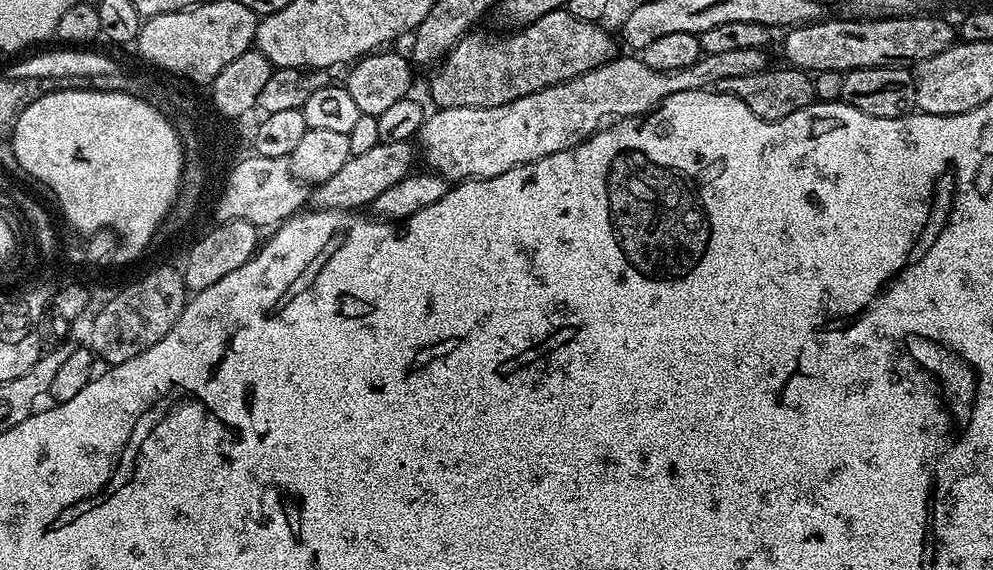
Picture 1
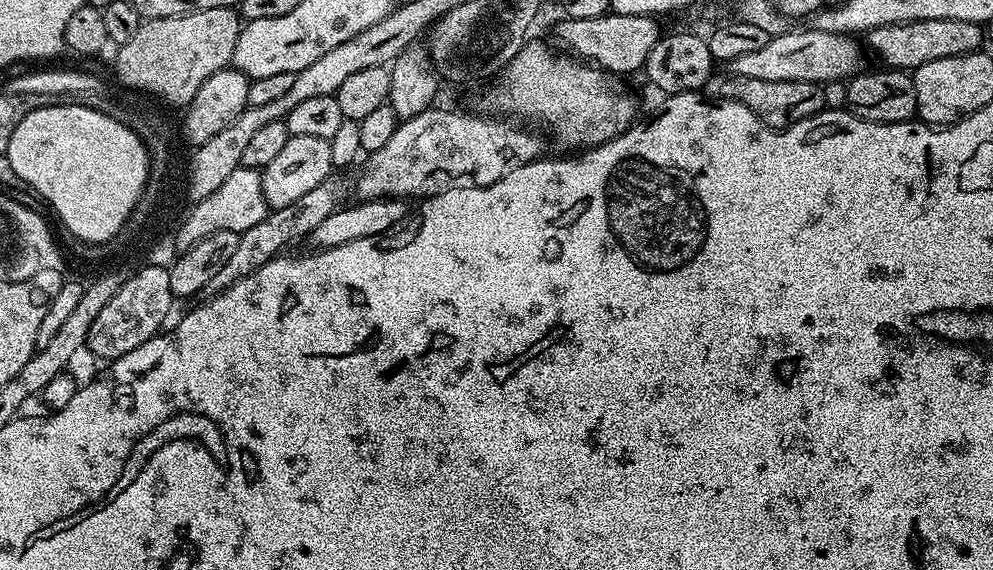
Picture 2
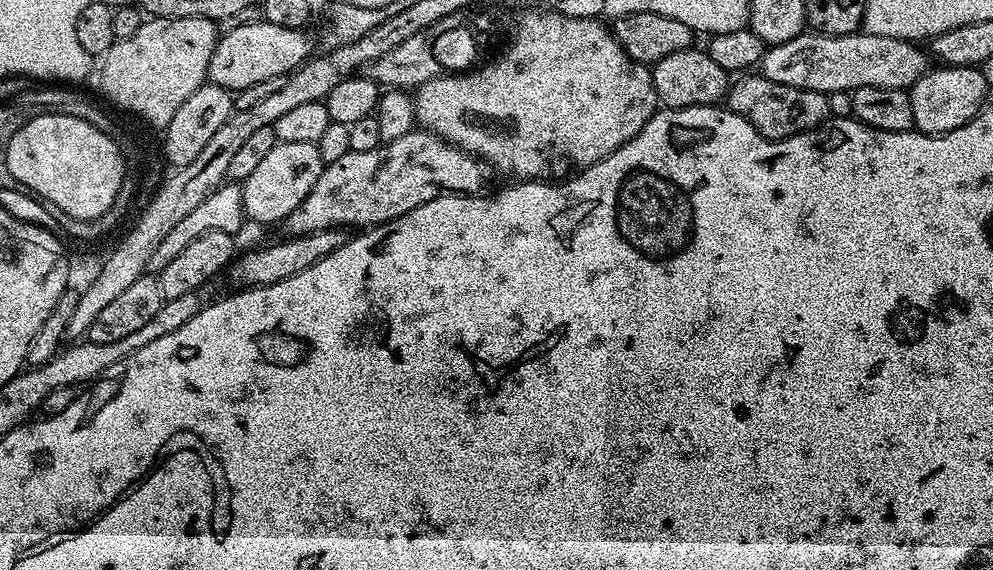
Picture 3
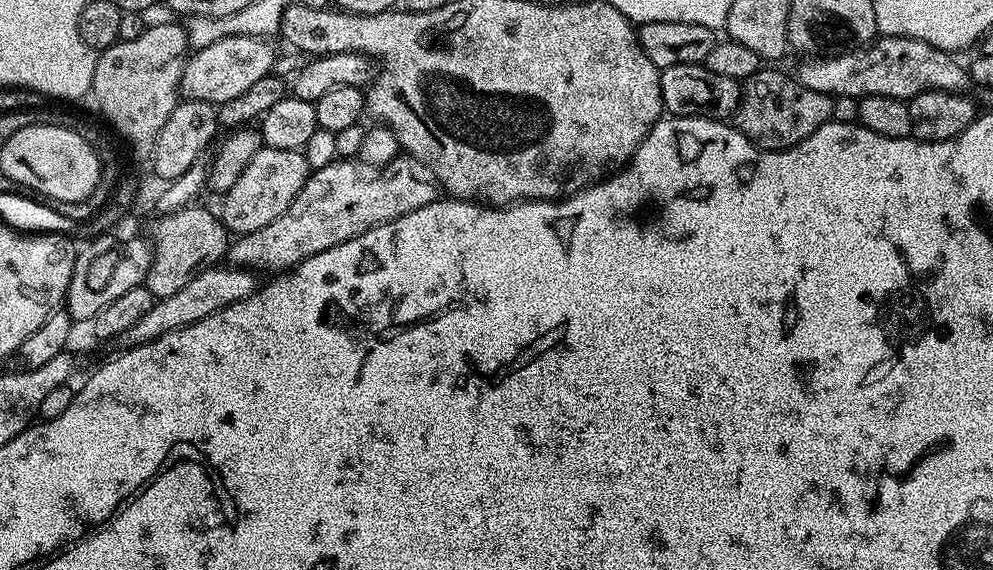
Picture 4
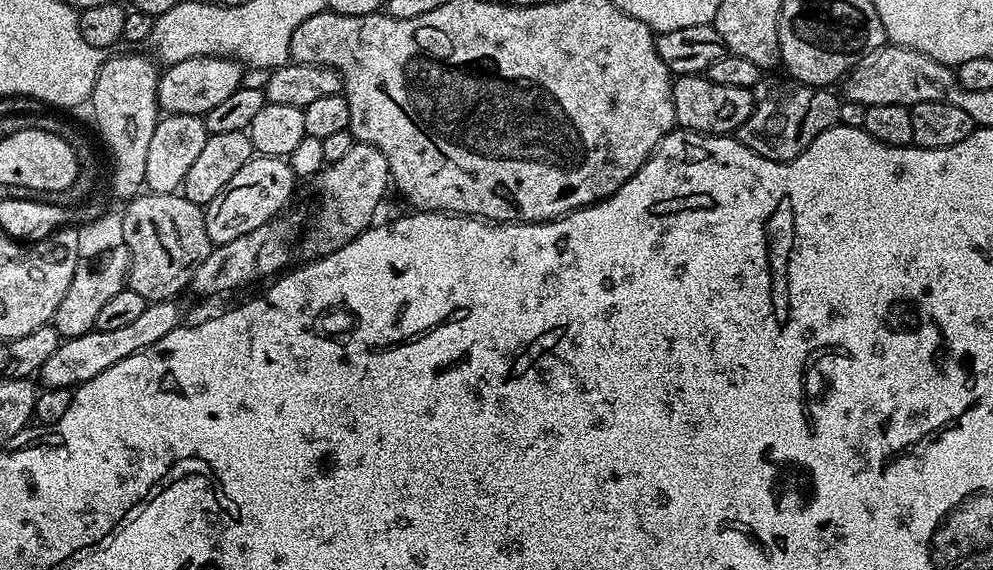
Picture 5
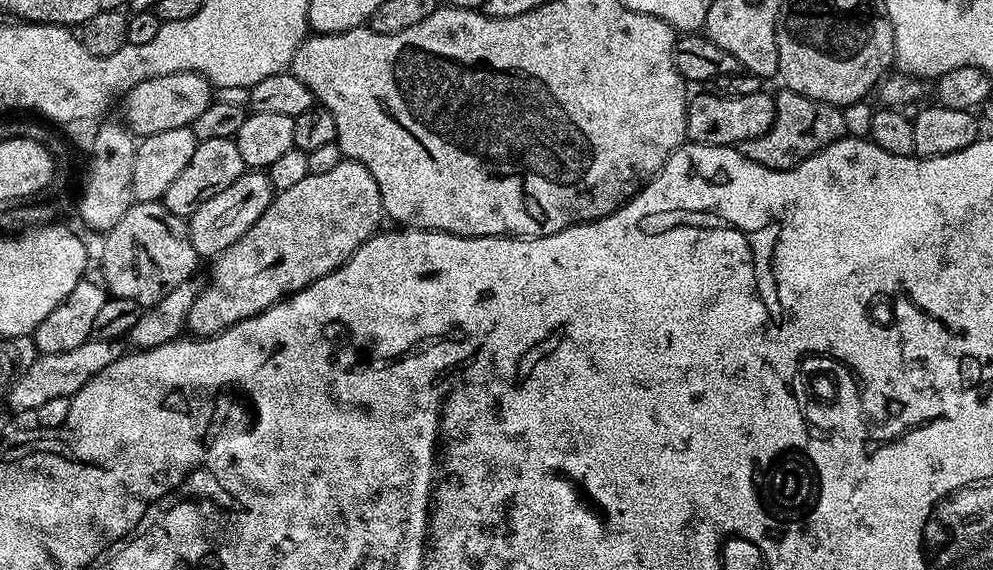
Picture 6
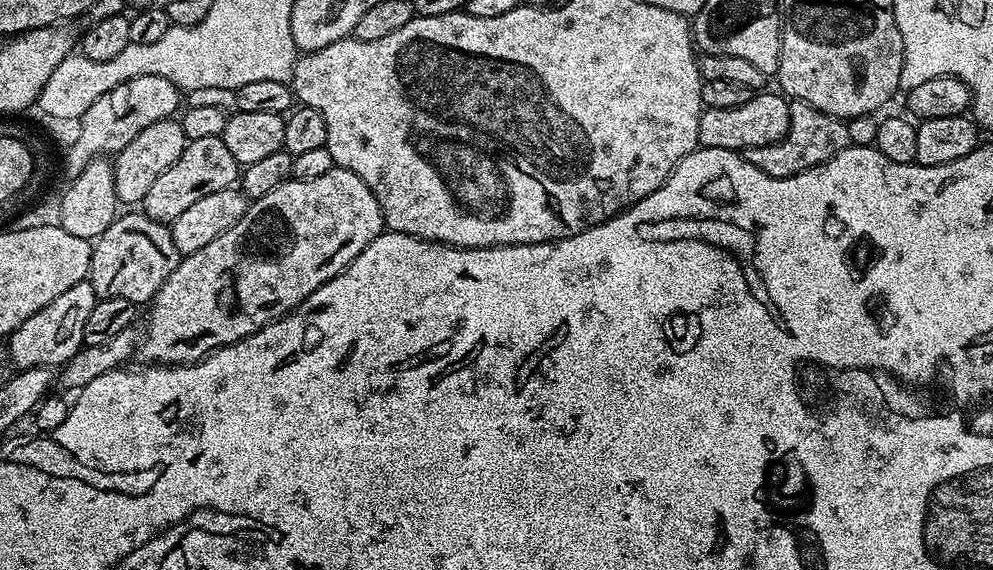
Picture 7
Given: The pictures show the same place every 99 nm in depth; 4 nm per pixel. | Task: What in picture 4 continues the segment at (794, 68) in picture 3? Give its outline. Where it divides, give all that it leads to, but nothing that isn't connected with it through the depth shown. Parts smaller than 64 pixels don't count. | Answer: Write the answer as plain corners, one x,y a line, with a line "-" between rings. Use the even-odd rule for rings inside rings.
881,35
872,43
865,44
863,48
855,48
852,52
801,59
800,69
794,72
794,76
802,86
825,92
833,98
886,94
890,98
909,101
926,90
971,93
974,85
968,69
956,59
952,52
930,46
930,42
922,42
909,36

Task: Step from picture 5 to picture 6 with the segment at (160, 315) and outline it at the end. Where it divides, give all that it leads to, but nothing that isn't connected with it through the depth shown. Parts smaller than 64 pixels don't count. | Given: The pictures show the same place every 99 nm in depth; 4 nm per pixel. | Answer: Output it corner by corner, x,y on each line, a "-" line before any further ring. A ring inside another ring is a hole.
89,338
82,342
82,346
74,346
74,350
37,355
34,366
30,366
30,370
26,370
26,374
18,377
8,389
6,399
8,399
9,406
7,405
7,407
13,413
16,411
32,414
35,413
38,406
51,402
53,398
63,396
70,398
78,390
82,390
82,386
86,386
86,382
90,382
90,378
94,378
94,374
106,370
106,366
110,366
110,362
114,362
122,355
120,346
122,346
120,340

